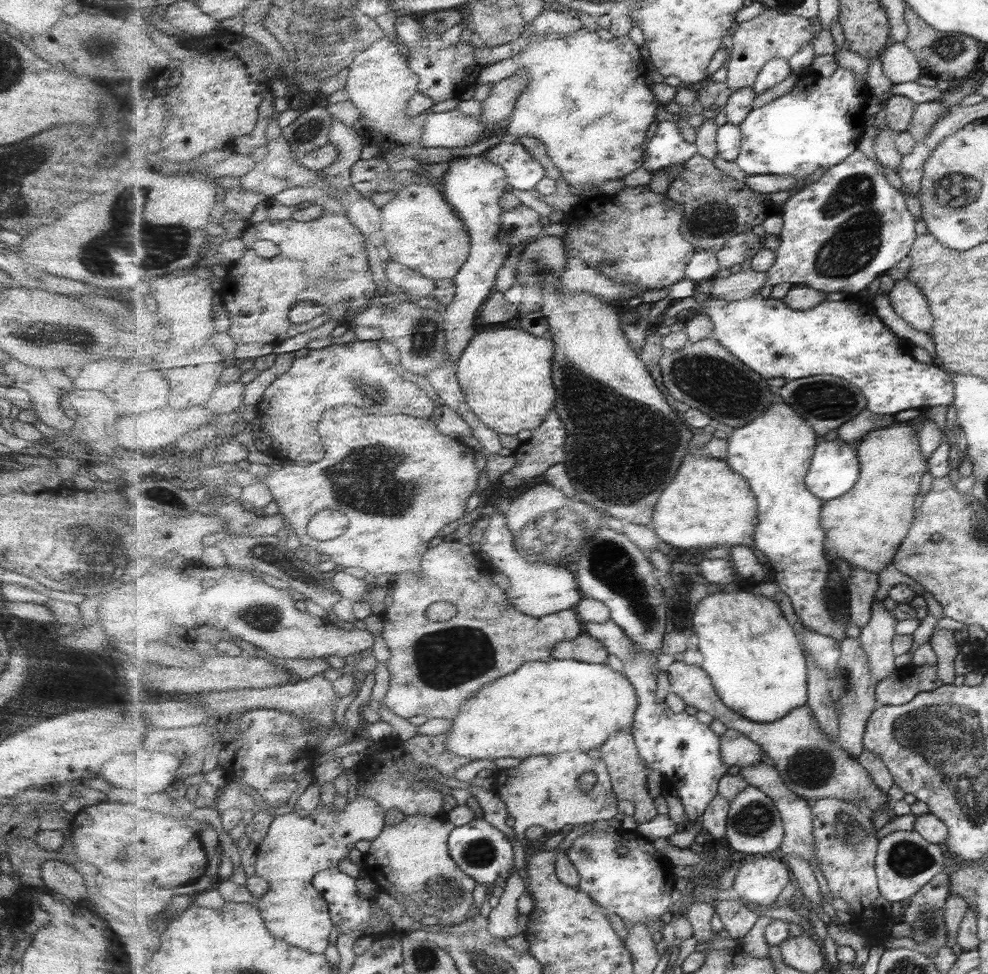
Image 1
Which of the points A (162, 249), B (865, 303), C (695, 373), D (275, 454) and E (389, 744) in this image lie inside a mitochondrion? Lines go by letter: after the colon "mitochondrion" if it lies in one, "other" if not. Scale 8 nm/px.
A: mitochondrion
B: other
C: mitochondrion
D: other
E: other

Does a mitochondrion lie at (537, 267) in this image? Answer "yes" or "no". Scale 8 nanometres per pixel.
yes

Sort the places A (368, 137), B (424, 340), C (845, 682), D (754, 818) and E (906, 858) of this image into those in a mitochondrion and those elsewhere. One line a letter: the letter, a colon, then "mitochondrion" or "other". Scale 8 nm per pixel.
A: other
B: mitochondrion
C: mitochondrion
D: mitochondrion
E: mitochondrion

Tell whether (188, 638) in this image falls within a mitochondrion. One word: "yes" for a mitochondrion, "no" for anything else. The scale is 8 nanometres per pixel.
no

